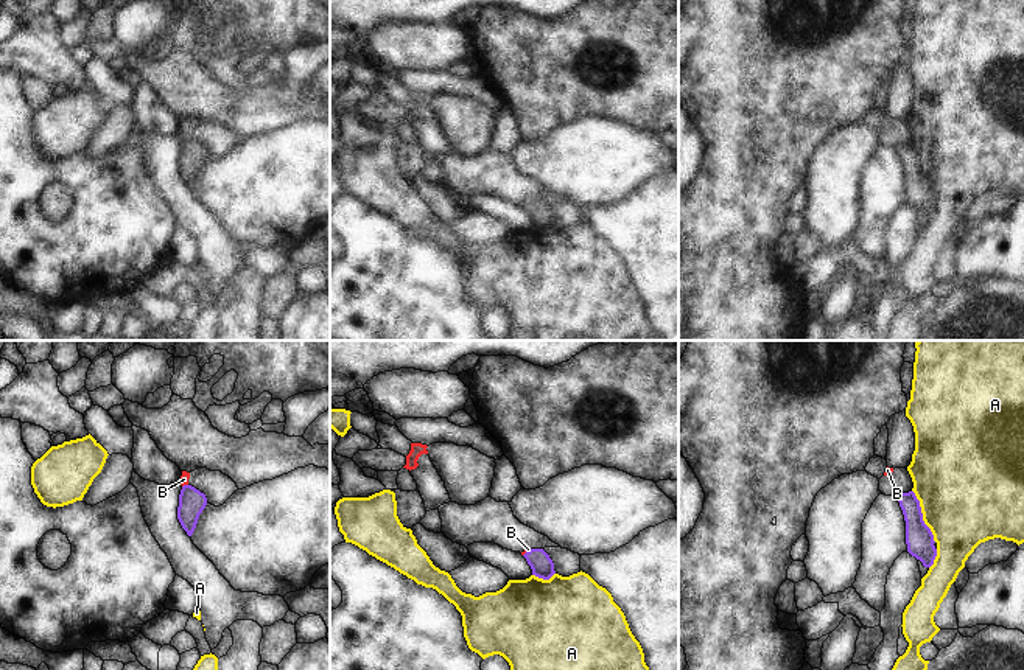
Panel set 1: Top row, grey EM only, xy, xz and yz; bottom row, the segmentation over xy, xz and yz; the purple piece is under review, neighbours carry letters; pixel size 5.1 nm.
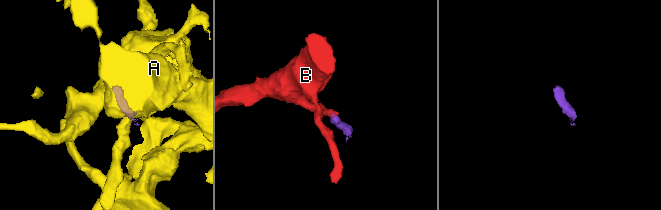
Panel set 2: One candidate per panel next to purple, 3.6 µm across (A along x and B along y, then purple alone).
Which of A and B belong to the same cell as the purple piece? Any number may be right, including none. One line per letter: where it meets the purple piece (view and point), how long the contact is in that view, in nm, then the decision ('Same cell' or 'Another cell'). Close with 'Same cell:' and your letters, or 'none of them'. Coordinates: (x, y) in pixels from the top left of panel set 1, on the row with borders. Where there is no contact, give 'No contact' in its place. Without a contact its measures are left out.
A: Touches purple at yz (922, 516). Shared border 300 nm. Another cell
B: Touches purple at xz (526, 552). Shared border 60 nm. Same cell
Same cell: B.

